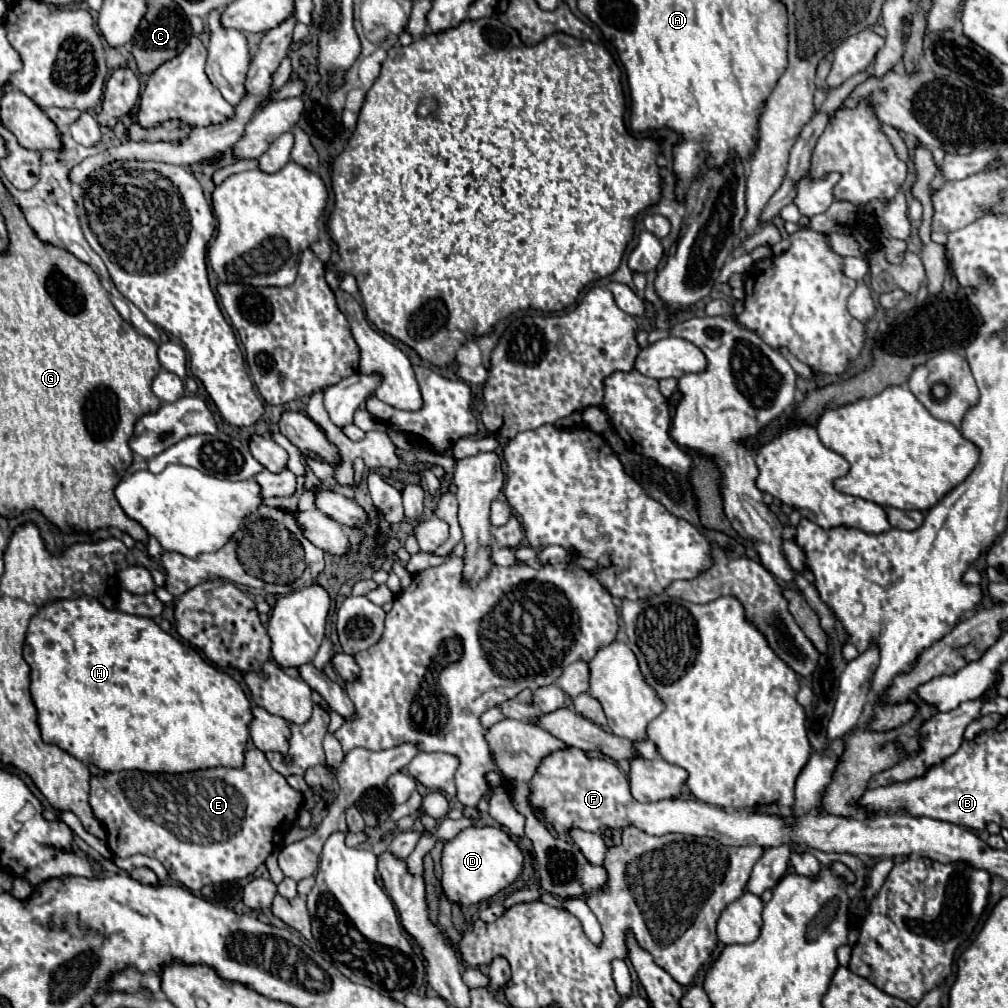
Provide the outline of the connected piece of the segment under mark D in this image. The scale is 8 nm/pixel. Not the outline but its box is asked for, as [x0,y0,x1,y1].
[440,828,522,906]

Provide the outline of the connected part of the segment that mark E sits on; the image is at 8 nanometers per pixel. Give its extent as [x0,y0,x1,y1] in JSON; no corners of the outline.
[90,748,302,892]

